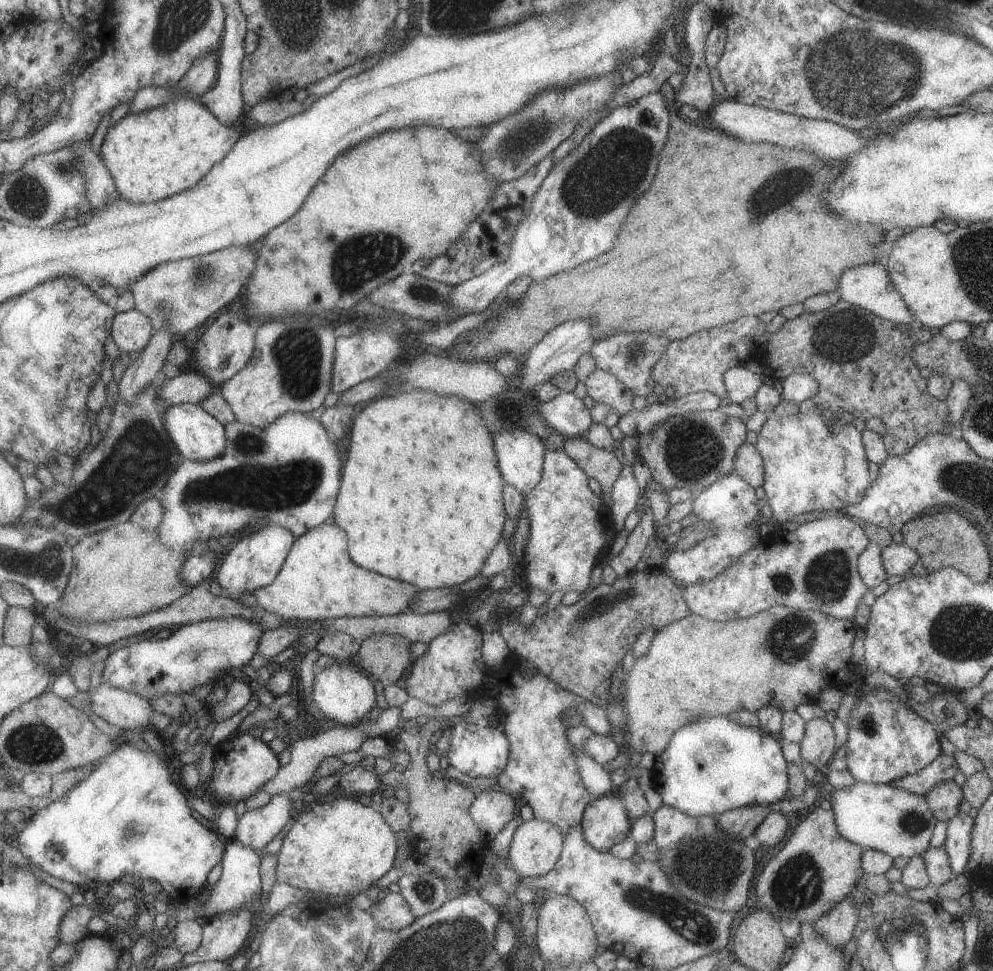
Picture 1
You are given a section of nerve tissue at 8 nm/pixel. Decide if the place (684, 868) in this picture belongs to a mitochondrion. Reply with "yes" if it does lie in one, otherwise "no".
yes

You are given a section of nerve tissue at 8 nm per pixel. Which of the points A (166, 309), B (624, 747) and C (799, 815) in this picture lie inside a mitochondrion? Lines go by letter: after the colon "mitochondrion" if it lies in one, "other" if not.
A: mitochondrion
B: other
C: other

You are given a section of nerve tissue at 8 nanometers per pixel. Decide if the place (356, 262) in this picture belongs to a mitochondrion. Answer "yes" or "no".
yes

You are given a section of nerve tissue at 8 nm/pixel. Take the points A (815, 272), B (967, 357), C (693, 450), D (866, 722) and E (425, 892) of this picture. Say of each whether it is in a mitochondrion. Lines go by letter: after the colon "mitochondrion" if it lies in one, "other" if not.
A: other
B: other
C: mitochondrion
D: mitochondrion
E: mitochondrion

